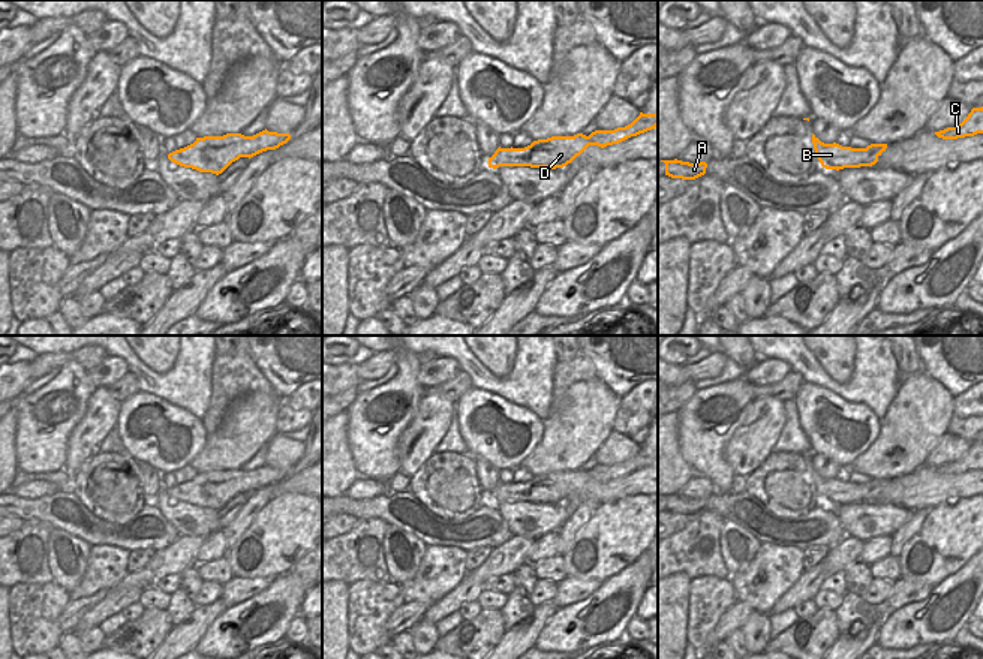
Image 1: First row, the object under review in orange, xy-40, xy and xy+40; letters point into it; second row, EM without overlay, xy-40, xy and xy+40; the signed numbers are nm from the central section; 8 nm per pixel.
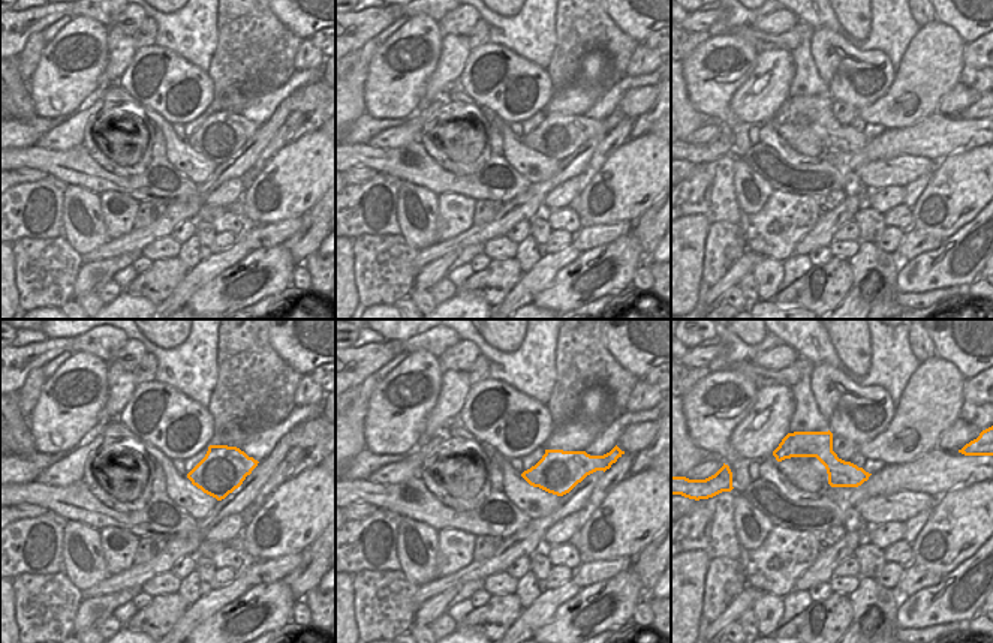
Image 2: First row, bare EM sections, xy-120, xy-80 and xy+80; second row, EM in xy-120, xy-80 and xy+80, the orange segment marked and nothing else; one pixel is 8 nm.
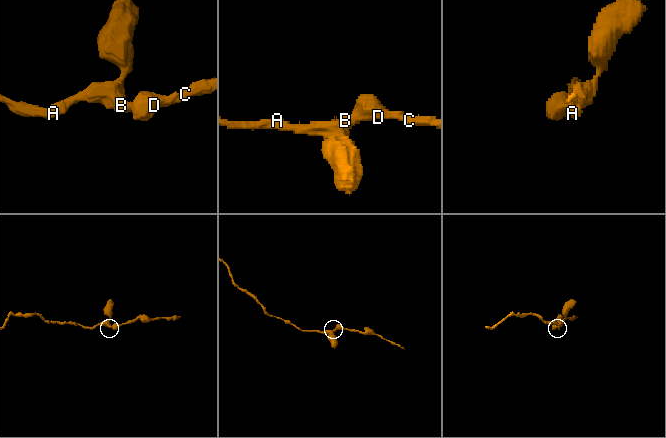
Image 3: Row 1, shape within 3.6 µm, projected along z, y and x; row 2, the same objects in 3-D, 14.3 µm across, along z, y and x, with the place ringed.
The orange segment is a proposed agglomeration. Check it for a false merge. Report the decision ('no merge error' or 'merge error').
no merge error

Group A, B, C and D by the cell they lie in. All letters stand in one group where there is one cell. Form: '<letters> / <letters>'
A B C D

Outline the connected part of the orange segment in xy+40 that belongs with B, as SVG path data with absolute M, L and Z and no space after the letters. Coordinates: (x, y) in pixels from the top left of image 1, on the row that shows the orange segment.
M814 133L812 144L821 166L836 171L844 168L872 166L887 148L887 144L871 144L866 148L842 147L836 142L824 144Z

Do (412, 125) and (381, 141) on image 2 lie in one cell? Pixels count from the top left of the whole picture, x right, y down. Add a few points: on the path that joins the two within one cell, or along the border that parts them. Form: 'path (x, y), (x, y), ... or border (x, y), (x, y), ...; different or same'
path (405, 132), (388, 140); same

